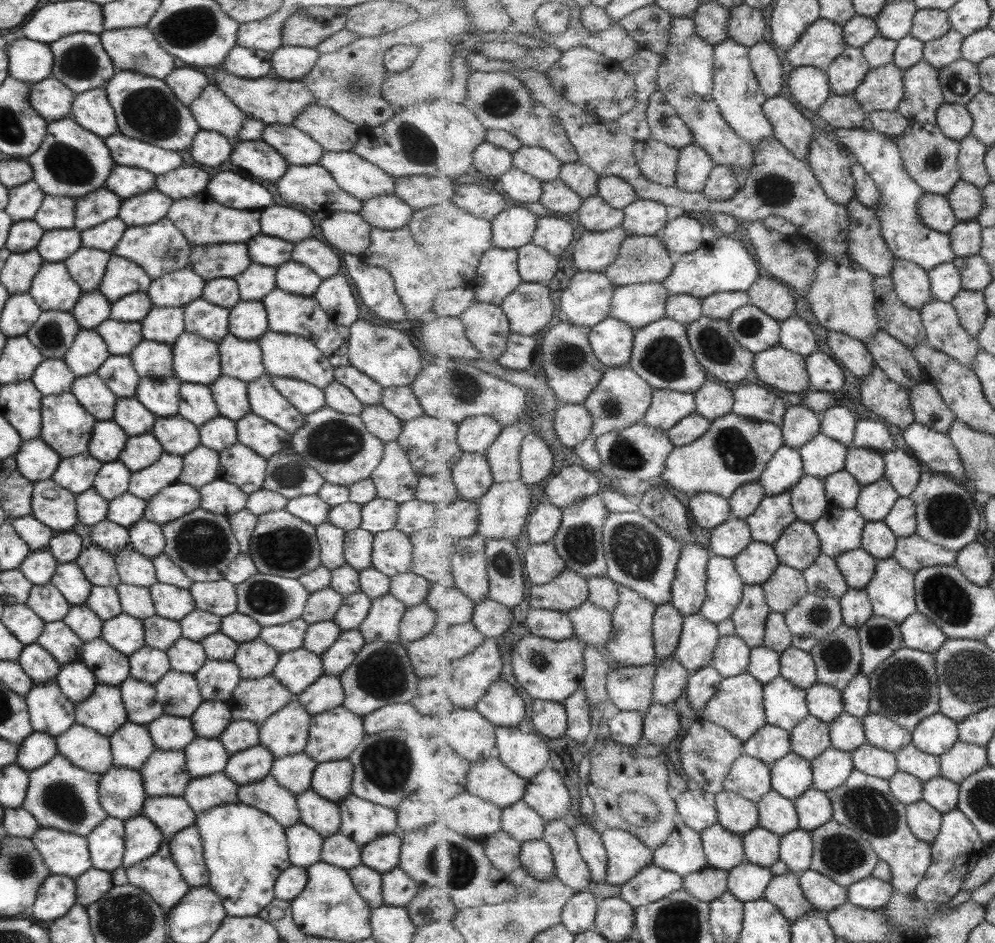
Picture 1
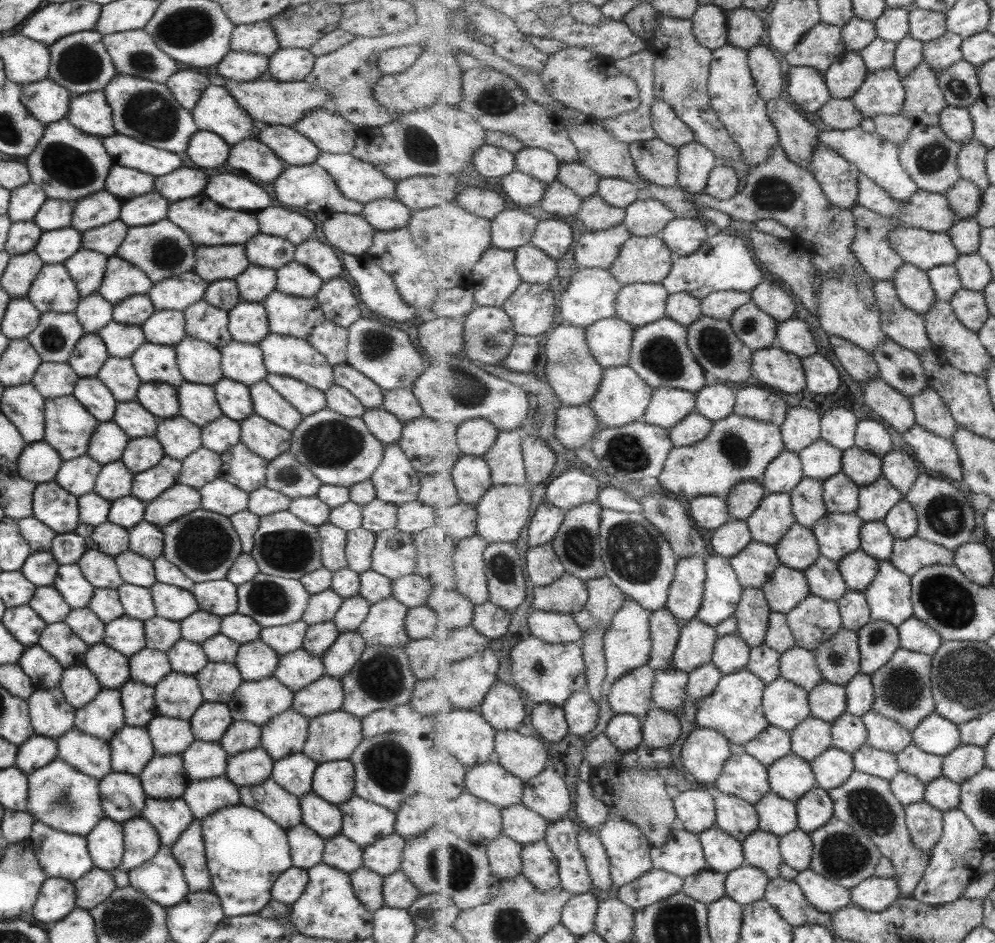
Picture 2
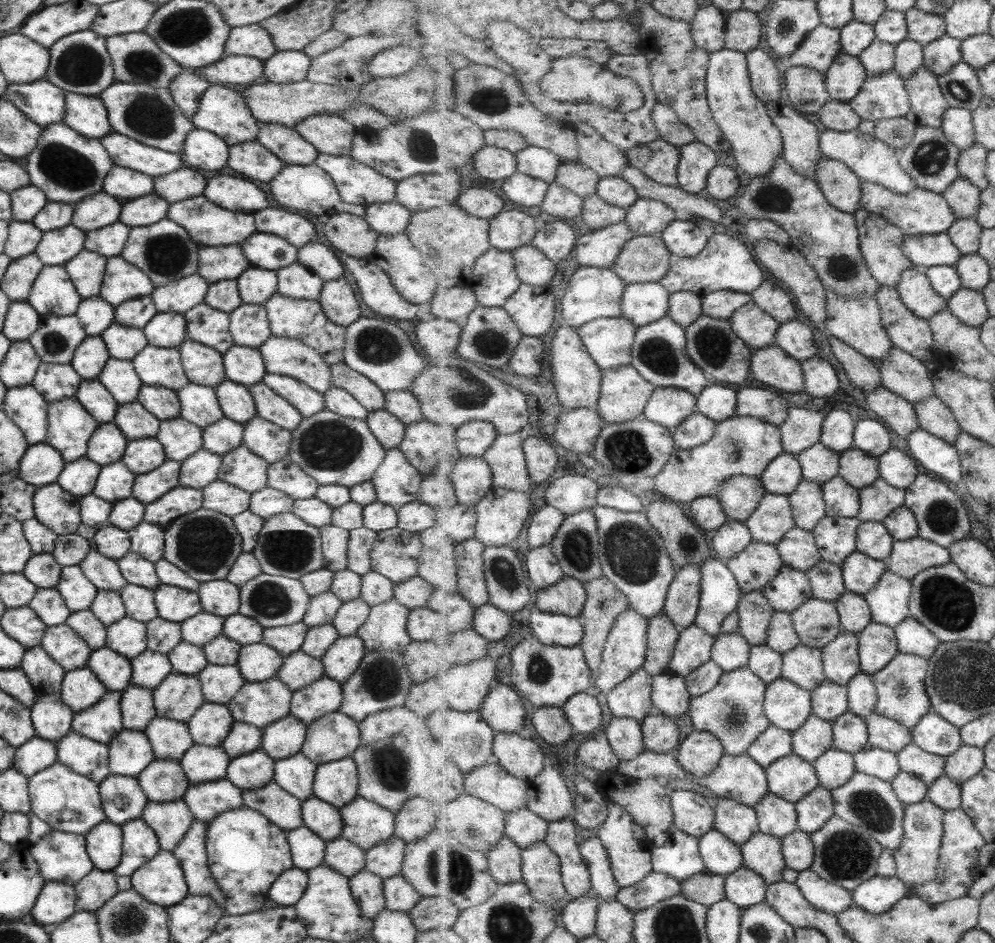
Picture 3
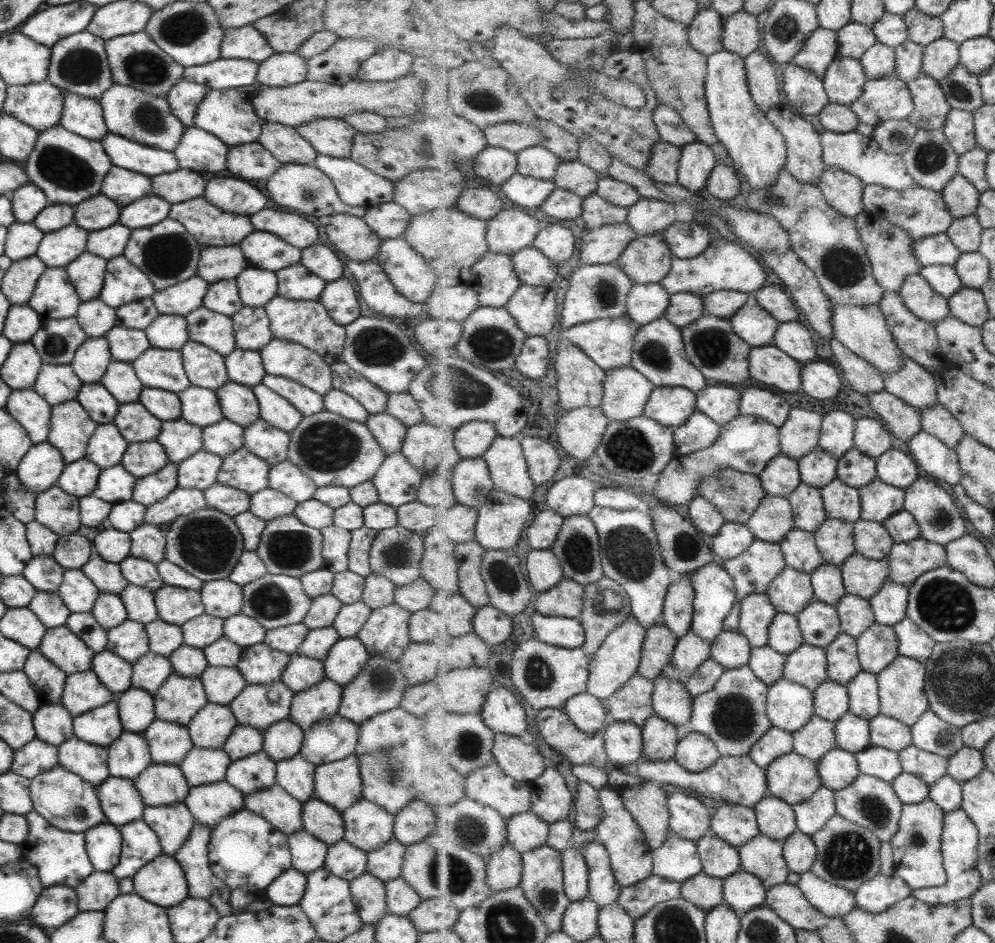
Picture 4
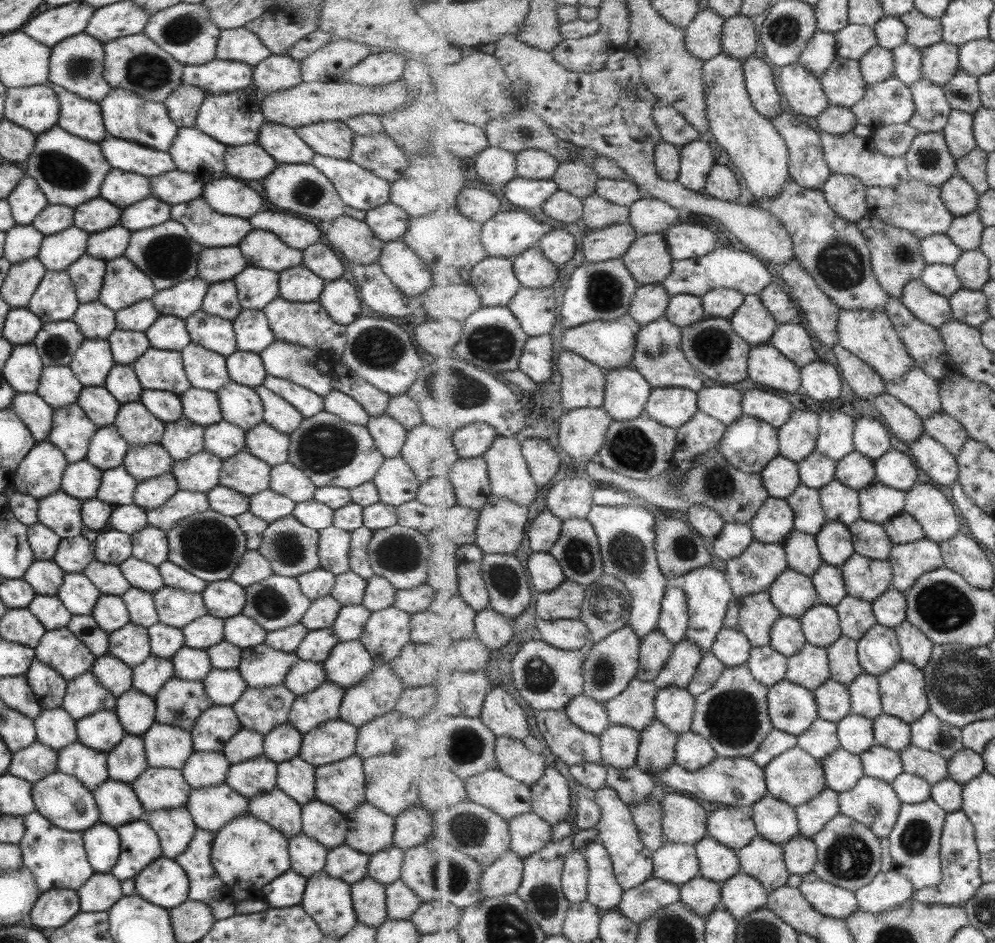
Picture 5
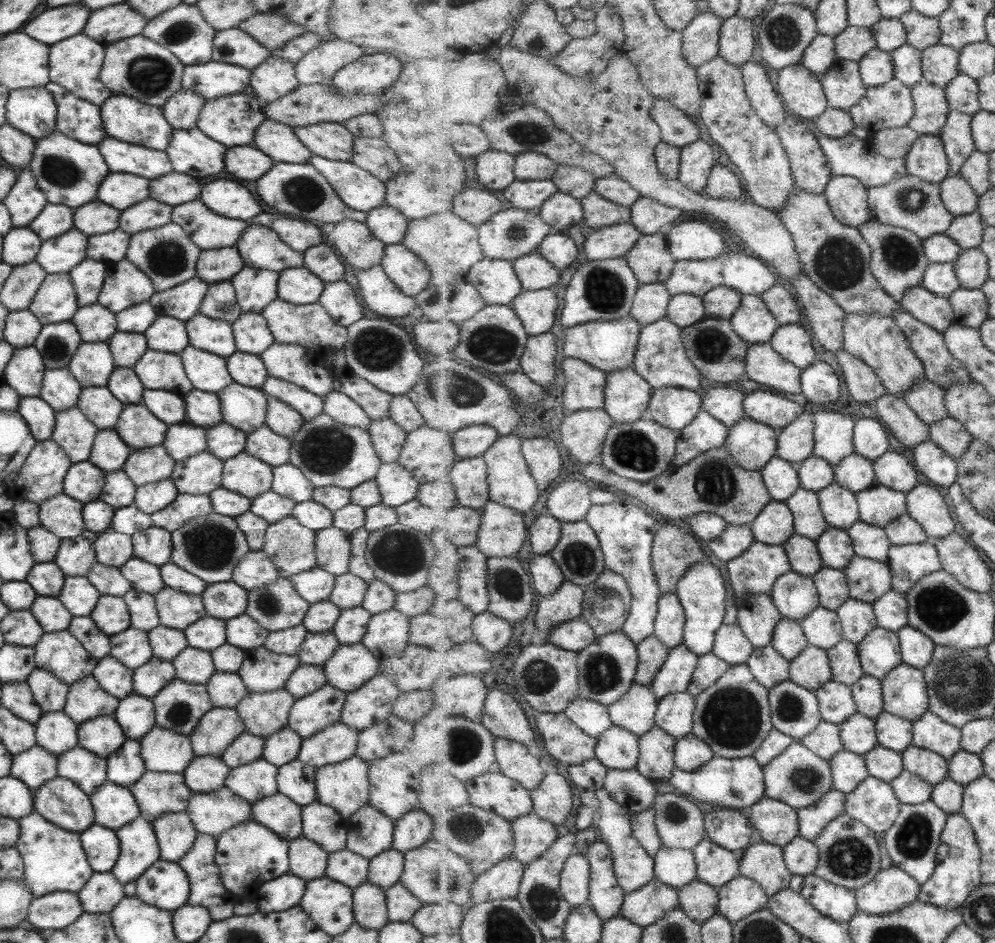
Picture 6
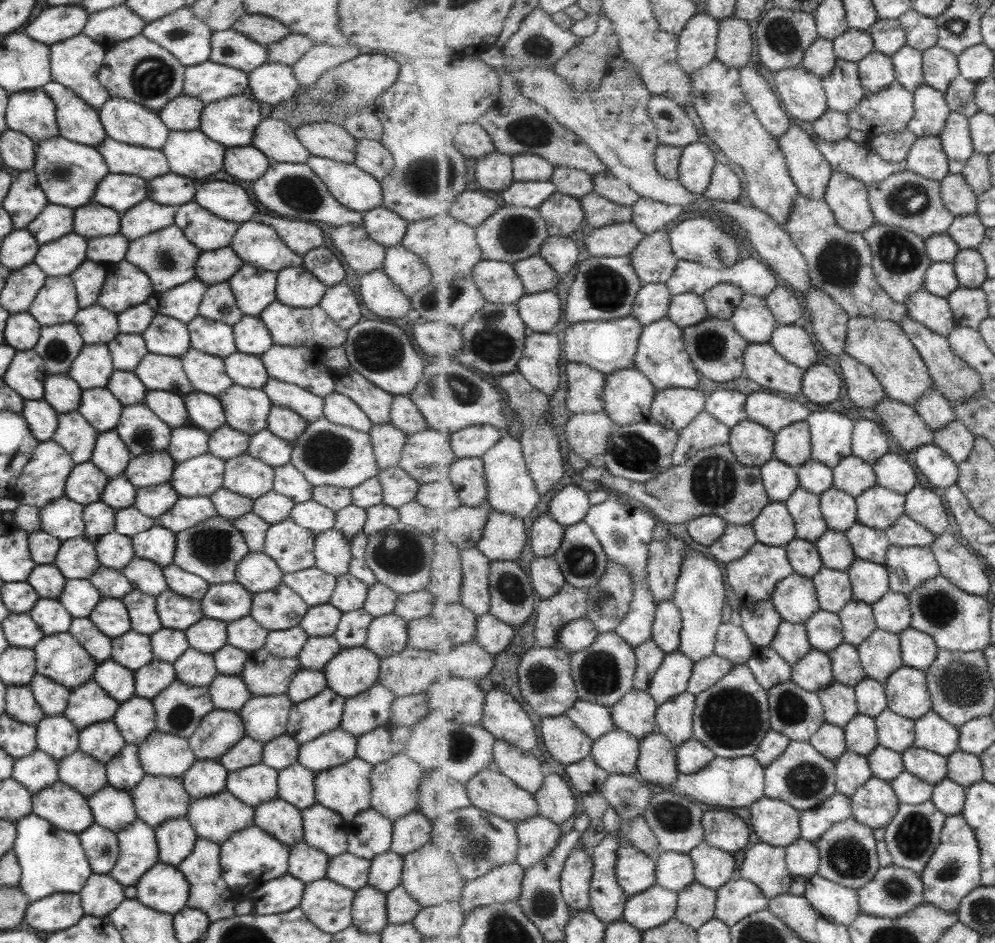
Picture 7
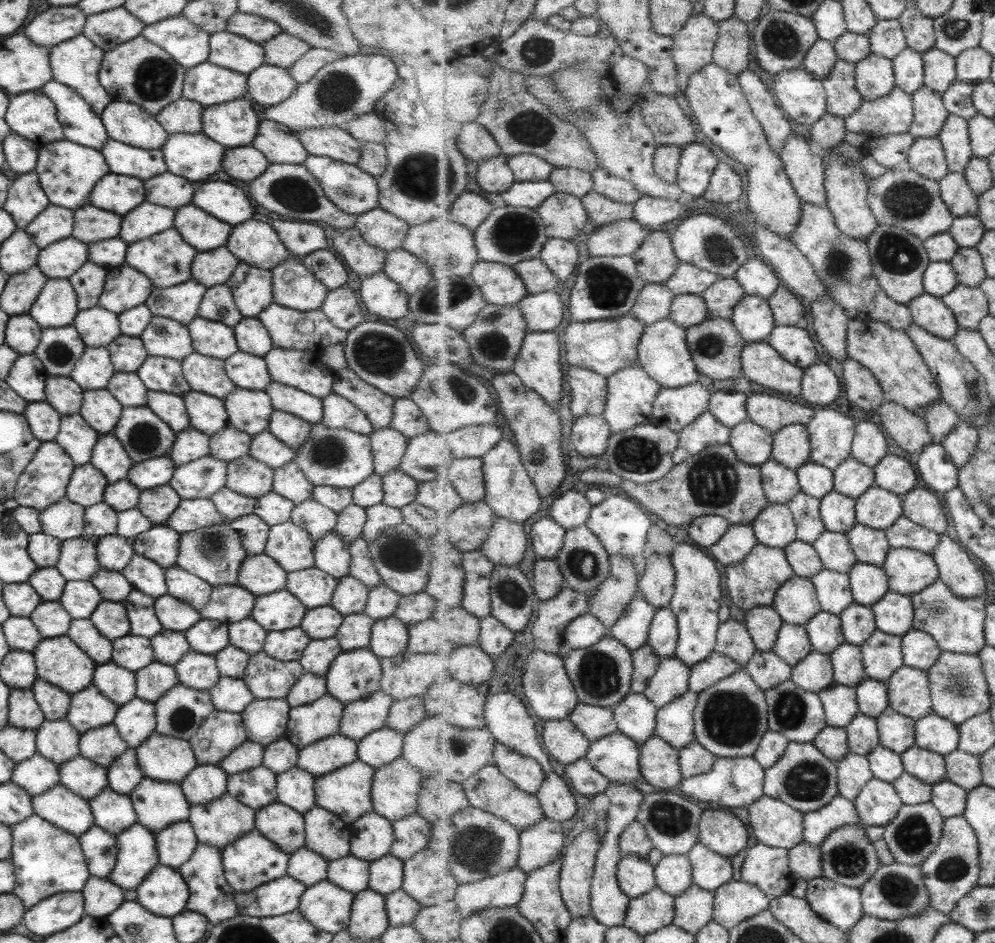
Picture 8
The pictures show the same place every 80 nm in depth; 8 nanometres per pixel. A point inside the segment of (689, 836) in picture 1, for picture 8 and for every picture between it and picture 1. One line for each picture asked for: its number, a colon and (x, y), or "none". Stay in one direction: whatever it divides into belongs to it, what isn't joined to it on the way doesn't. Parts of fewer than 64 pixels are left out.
2: (683, 854)
3: (680, 857)
4: (678, 859)
5: (677, 863)
6: (676, 867)
7: (674, 870)
8: (674, 875)

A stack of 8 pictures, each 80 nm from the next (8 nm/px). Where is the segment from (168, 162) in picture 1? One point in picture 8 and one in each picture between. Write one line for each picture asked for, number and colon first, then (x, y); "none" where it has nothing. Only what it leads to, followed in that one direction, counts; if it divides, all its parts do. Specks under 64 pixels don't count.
2: (128, 152)
3: (125, 152)
4: (123, 153)
5: (124, 155)
6: (119, 156)
7: (120, 158)
8: (122, 159)

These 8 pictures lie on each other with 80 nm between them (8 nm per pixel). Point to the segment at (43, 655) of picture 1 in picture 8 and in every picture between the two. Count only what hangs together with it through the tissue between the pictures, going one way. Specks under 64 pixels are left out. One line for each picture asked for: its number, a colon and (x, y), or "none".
2: (44, 671)
3: (45, 676)
4: (47, 680)
5: (47, 686)
6: (49, 693)
7: (52, 698)
8: (52, 701)

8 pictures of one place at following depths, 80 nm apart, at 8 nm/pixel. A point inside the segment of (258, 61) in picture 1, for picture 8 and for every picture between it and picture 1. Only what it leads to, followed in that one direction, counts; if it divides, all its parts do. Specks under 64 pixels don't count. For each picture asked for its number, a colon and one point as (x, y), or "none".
2: (239, 66)
3: (240, 70)
4: (221, 74)
5: (215, 77)
6: (211, 80)
7: (208, 82)
8: (207, 84)

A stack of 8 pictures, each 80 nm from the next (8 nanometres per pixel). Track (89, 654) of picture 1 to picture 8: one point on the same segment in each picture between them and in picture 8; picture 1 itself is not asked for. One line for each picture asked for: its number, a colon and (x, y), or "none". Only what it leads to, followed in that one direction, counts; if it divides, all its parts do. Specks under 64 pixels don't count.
2: (110, 668)
3: (112, 670)
4: (114, 674)
5: (116, 677)
6: (111, 676)
7: (117, 682)
8: (116, 684)

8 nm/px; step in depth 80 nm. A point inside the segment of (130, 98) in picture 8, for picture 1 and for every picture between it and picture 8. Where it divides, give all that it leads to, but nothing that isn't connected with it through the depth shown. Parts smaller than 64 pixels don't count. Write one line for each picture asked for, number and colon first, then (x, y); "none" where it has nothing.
1: (130, 49)
2: (133, 53)
3: (135, 58)
4: (134, 59)
5: (134, 63)
6: (137, 67)
7: (136, 69)

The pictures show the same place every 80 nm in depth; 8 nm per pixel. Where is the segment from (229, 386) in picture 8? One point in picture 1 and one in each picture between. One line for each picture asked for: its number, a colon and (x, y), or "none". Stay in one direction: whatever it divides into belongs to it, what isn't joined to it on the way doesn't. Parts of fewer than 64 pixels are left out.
1: (195, 360)
2: (198, 362)
3: (202, 365)
4: (204, 368)
5: (205, 370)
6: (207, 372)
7: (205, 373)

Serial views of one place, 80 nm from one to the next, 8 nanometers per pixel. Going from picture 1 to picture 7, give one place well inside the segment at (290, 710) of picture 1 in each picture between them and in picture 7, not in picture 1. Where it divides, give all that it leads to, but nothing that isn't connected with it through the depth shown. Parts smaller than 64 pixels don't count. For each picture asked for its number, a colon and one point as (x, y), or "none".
2: (284, 734)
3: (284, 737)
4: (281, 740)
5: (282, 743)
6: (279, 748)
7: (281, 752)

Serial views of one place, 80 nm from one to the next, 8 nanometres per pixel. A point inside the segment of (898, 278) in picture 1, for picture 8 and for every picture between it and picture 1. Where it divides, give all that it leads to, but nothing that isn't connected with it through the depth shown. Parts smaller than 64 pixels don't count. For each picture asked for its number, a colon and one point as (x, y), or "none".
2: (914, 287)
3: (916, 290)
4: (919, 295)
5: (931, 307)
6: (934, 310)
7: (935, 312)
8: (931, 312)

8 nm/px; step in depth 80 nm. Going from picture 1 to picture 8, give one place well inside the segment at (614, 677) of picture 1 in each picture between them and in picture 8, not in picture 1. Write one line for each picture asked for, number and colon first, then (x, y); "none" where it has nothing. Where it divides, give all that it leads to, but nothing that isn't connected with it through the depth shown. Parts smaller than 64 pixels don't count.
2: (632, 694)
3: (632, 698)
4: (633, 702)
5: (636, 707)
6: (636, 710)
7: (636, 713)
8: (637, 716)

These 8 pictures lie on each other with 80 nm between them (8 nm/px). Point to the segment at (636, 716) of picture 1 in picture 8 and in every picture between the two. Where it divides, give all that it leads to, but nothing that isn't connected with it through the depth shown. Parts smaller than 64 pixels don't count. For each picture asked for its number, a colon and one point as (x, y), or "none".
2: (626, 731)
3: (626, 736)
4: (624, 741)
5: (620, 745)
6: (618, 748)
7: (618, 752)
8: (617, 756)

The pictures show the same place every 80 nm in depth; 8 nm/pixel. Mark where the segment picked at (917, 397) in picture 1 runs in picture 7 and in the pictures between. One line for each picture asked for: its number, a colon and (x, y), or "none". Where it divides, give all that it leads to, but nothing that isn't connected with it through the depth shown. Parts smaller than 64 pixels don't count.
2: (932, 412)
3: (936, 417)
4: (938, 420)
5: (943, 427)
6: (950, 434)
7: (957, 440)

